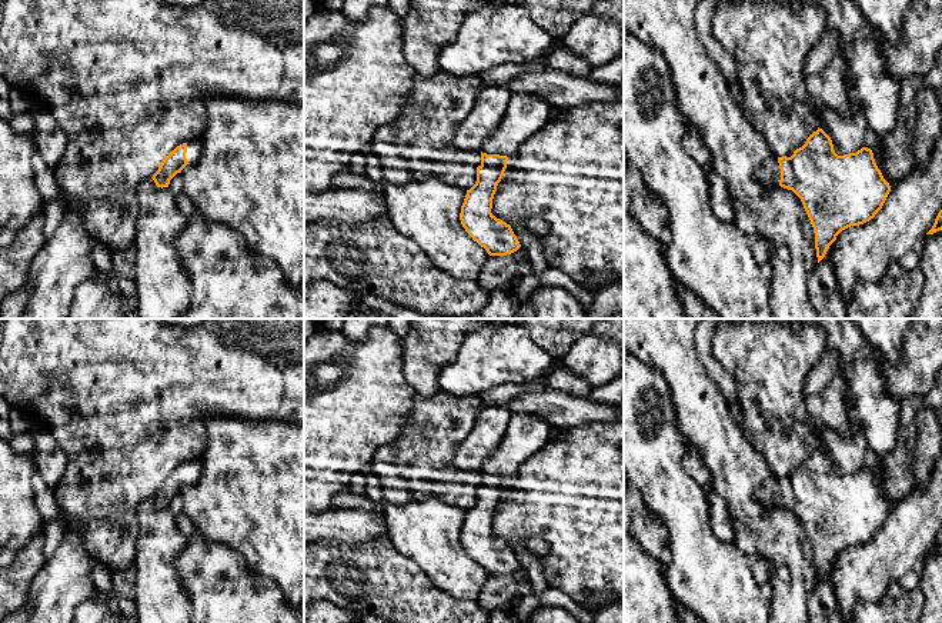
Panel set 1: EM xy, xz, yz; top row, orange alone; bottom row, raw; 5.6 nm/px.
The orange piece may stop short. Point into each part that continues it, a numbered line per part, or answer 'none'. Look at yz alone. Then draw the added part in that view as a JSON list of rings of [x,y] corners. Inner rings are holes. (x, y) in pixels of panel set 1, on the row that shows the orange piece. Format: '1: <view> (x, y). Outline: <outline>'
1: yz (770, 173). Outline: [[[771,154],[771,157],[756,170],[755,179],[764,184],[779,183],[781,169],[778,157]]]

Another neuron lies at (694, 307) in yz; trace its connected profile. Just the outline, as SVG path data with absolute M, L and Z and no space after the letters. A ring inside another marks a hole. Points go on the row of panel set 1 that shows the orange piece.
M678 284L677 291L684 306L682 319L721 319L706 303L698 299L691 289Z

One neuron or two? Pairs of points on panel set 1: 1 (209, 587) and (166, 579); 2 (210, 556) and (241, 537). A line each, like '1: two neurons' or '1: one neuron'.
1: two neurons
2: two neurons

